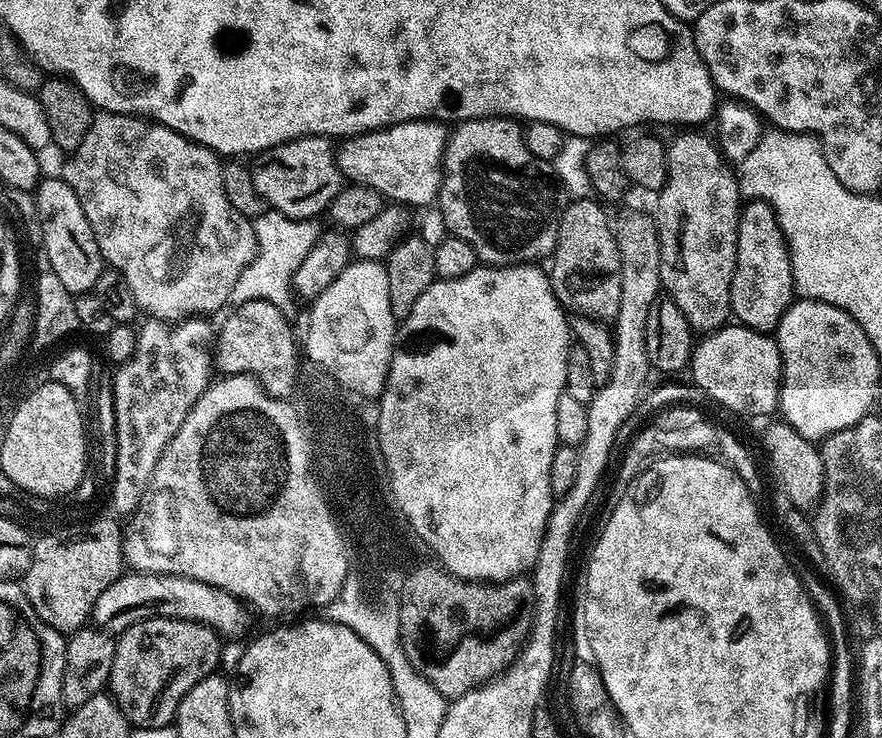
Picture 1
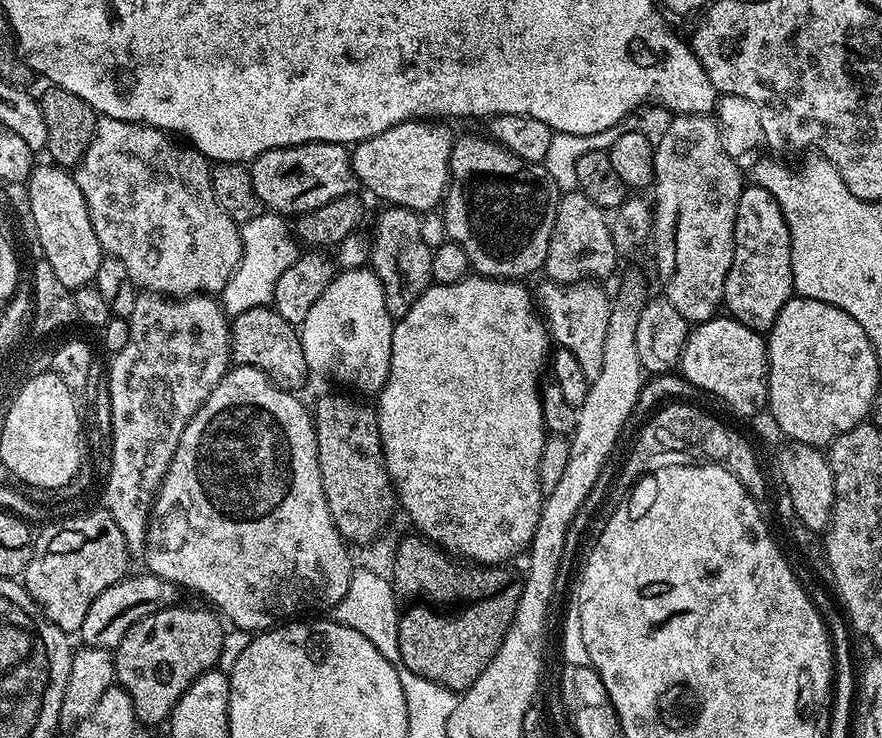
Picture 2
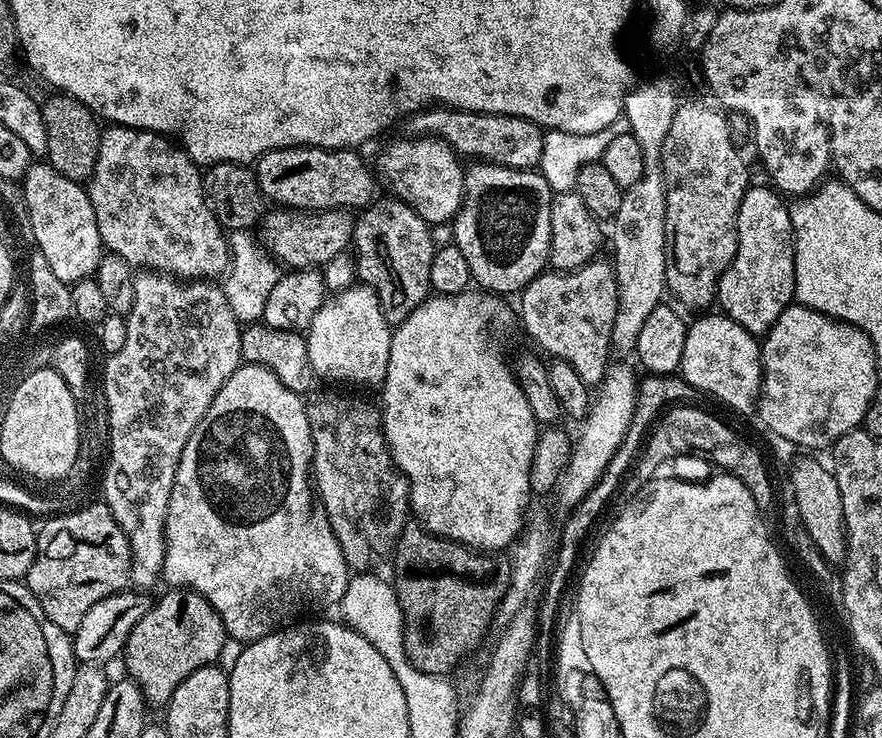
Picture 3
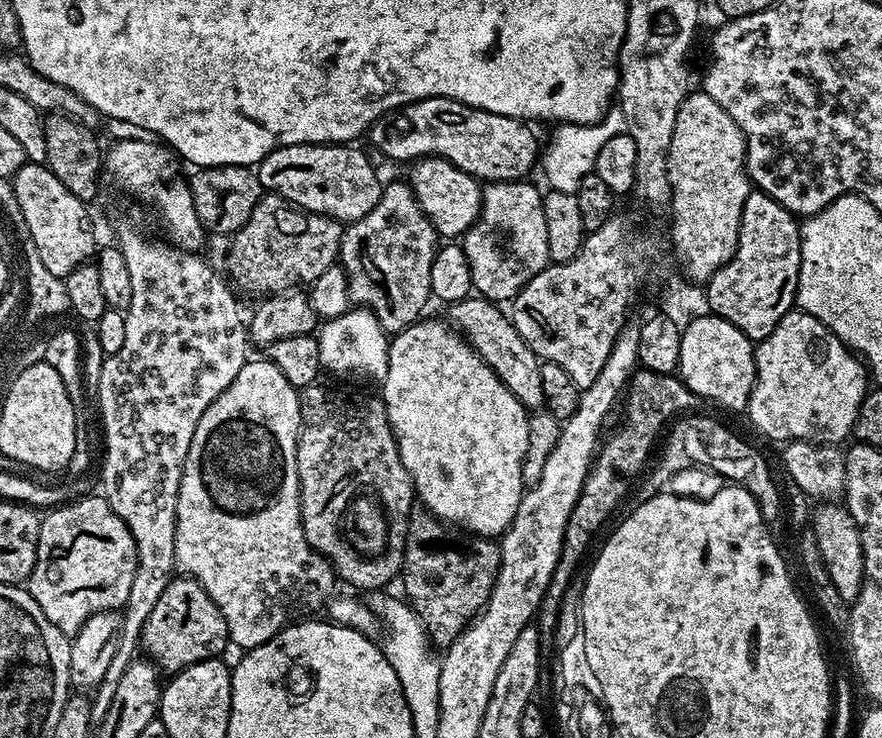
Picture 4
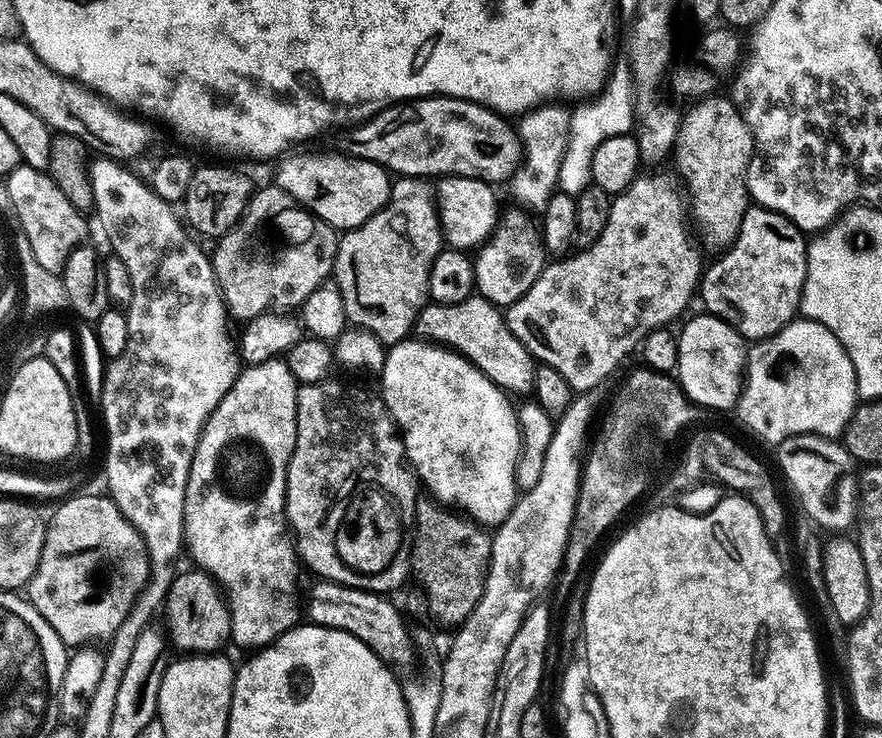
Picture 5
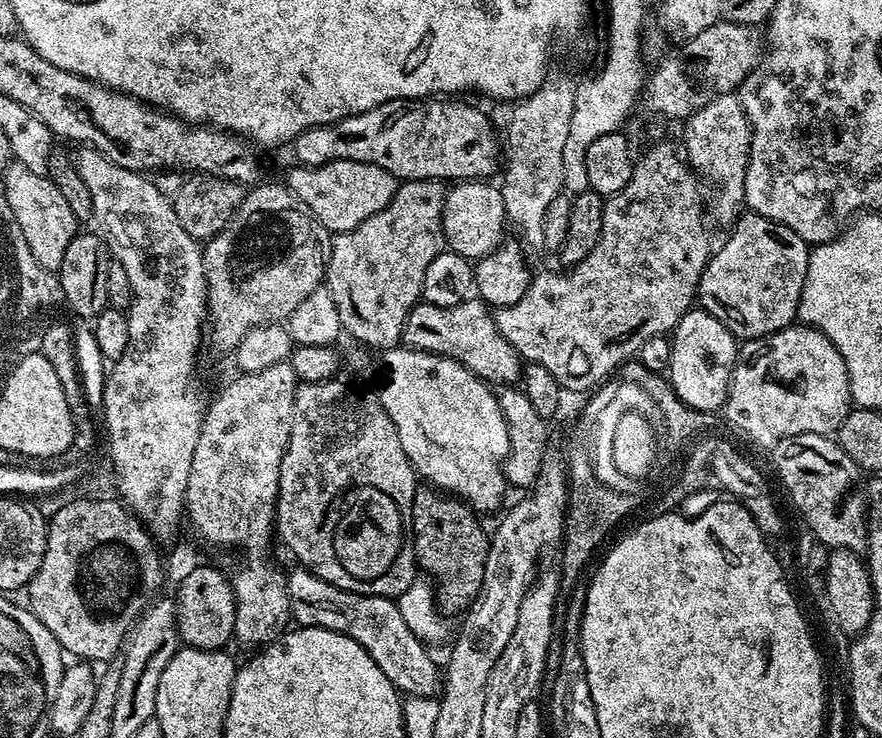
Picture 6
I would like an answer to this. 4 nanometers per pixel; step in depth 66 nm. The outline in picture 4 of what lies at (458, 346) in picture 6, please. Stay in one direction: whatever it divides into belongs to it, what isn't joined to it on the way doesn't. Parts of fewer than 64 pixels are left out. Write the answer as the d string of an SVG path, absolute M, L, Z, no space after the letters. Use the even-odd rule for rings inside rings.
M473 294L466 300L459 300L457 304L447 305L446 320L451 327L455 328L465 340L471 344L476 352L490 366L498 378L522 402L522 406L529 410L544 408L544 394L542 392L541 359L526 346L522 334L513 326L507 311L499 312L497 305L491 300L484 299L479 294Z

